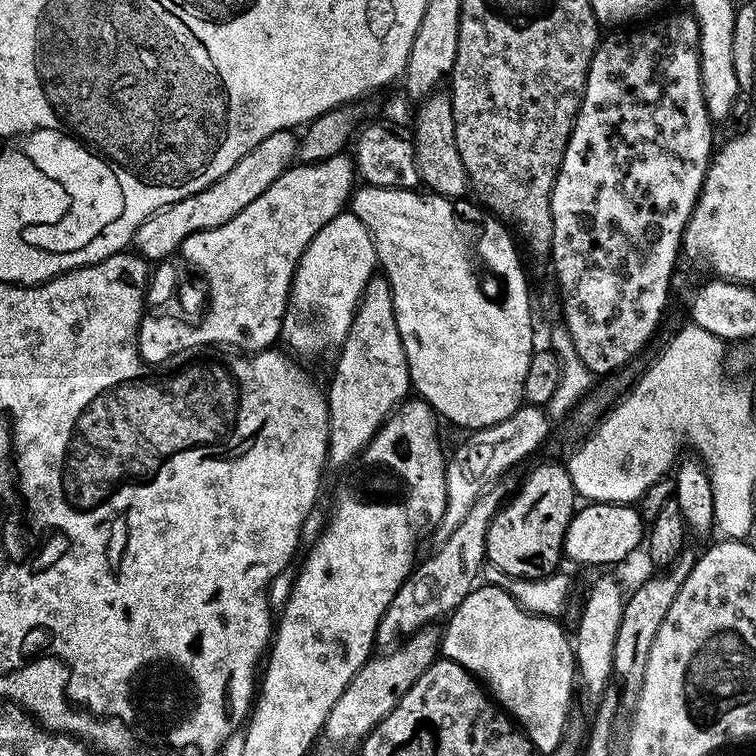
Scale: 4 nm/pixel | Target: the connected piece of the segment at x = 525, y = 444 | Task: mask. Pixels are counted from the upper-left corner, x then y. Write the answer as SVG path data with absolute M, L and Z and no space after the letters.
M521 403L520 407L510 414L510 418L502 418L494 426L477 428L471 433L469 440L464 440L457 446L446 460L444 477L446 478L446 510L442 514L440 524L434 529L437 541L450 538L454 530L458 530L462 518L470 511L470 506L497 483L503 472L511 470L515 464L523 462L527 456L532 456L544 444L548 436L550 417L541 405Z

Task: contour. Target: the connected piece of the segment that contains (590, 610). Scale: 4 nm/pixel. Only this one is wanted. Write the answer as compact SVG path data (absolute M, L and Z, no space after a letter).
M604 576L601 580L596 580L592 584L592 589L588 592L588 597L584 600L584 609L580 612L580 621L576 624L576 636L574 632L574 655L576 657L576 667L578 669L579 687L584 687L584 696L591 702L599 701L605 692L609 691L609 680L613 677L612 663L614 662L614 642L618 634L618 626L622 622L622 610L626 599L625 589L620 589L620 584L610 577Z

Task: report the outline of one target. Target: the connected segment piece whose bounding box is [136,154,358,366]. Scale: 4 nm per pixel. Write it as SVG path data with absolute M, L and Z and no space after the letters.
M341 154L335 156L334 158L326 158L322 162L318 162L317 164L302 164L299 162L293 163L292 167L287 168L284 173L278 178L274 178L274 182L270 182L270 186L266 186L266 190L259 198L254 198L254 202L250 202L250 206L246 206L246 210L241 210L240 213L234 214L234 218L230 218L230 222L222 222L222 226L214 226L214 230L198 230L194 234L190 234L190 238L186 238L182 242L182 246L180 247L180 251L178 253L179 259L182 258L185 260L186 263L189 264L190 267L193 268L194 271L197 272L198 275L201 276L204 281L202 281L203 287L206 289L206 311L199 317L200 324L192 325L187 324L187 319L181 318L182 320L163 320L160 316L151 316L151 314L145 315L143 319L140 321L140 329L138 330L138 334L136 335L136 345L138 346L138 350L140 351L140 356L144 359L145 364L151 366L154 364L165 364L167 360L172 359L177 353L181 352L190 352L193 350L204 350L207 349L209 346L216 346L212 344L229 344L232 347L232 350L239 350L241 353L248 352L247 354L259 354L265 350L271 349L273 347L272 343L277 343L280 340L280 331L282 330L282 326L284 325L284 314L288 310L288 305L290 303L290 289L292 286L292 279L294 278L294 274L296 273L296 266L299 264L300 259L302 258L302 254L306 250L306 246L308 243L314 238L314 234L318 234L318 230L322 230L322 226L326 226L326 222L330 222L335 218L335 216L339 216L341 212L345 211L349 207L350 201L352 199L352 194L354 189L357 187L358 184L358 173L356 170L356 165L354 163L353 157L348 154Z

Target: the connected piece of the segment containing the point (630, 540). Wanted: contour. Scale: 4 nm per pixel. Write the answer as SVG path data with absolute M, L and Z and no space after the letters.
M585 503L577 507L564 535L564 556L576 564L620 564L646 536L646 520L630 504Z

